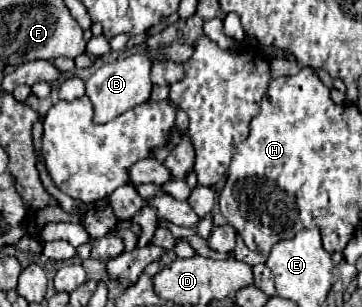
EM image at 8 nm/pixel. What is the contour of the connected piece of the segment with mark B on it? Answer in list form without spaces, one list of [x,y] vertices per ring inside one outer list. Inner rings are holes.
[[[133,54],[133,56],[127,56],[123,60],[115,60],[111,64],[103,64],[85,82],[85,88],[87,88],[85,94],[91,100],[93,112],[95,112],[93,122],[95,124],[105,124],[105,122],[117,118],[119,114],[147,102],[149,94],[151,94],[151,88],[153,88],[149,72],[151,72],[151,60],[145,54]]]

